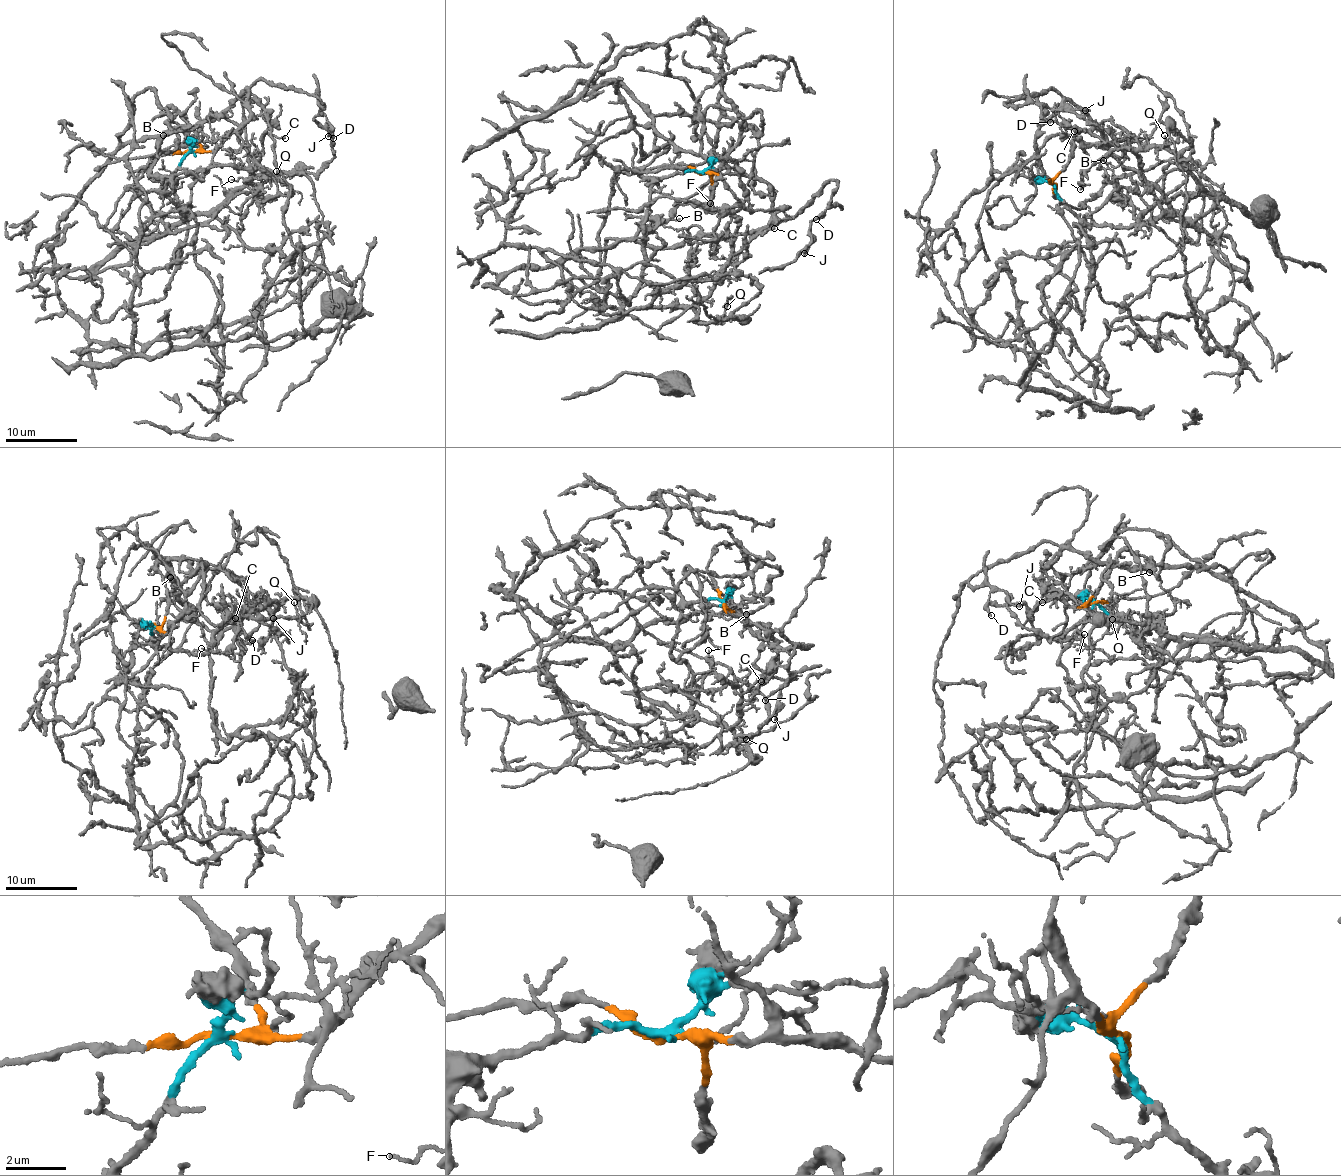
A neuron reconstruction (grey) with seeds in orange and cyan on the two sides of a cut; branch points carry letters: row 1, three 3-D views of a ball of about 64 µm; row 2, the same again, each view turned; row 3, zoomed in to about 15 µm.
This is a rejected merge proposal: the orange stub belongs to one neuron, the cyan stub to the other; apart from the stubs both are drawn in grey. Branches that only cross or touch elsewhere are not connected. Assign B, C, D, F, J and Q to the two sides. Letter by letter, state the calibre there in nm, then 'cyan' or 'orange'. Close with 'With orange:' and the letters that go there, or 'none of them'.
B: 110 nm | cyan
C: 130 nm | cyan
D: 120 nm | orange
F: 90 nm | cyan
J: 160 nm | orange
Q: 70 nm | cyan
With orange: D, J

